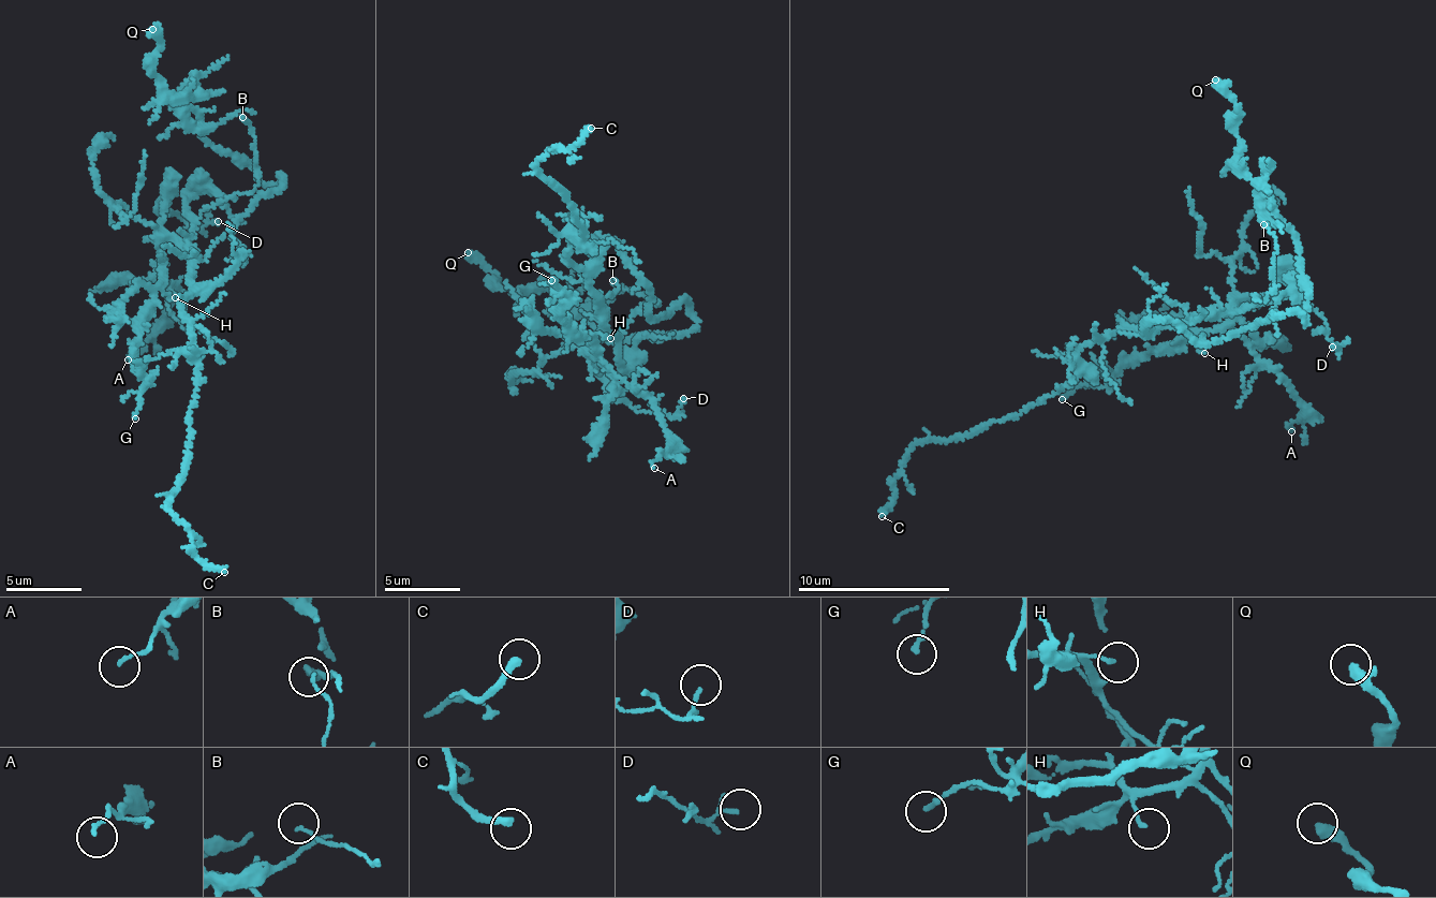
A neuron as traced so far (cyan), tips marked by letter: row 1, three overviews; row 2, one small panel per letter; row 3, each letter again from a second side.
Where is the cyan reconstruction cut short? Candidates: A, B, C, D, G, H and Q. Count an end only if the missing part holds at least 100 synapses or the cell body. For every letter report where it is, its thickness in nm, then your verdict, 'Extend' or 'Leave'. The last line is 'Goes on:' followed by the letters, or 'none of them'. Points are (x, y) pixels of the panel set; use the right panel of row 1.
A: Place: (1291, 431). Thickness 120 nm. Leave
B: Place: (1263, 224). Thickness 70 nm. Leave
C: Place: (882, 516). Thickness 280 nm. Extend
D: Place: (1332, 347). Thickness 80 nm. Leave
G: Place: (1062, 399). Thickness 180 nm. Leave
H: Place: (1204, 353). Thickness 140 nm. Leave
Q: Place: (1215, 79). Thickness 440 nm. Leave
Goes on: C

